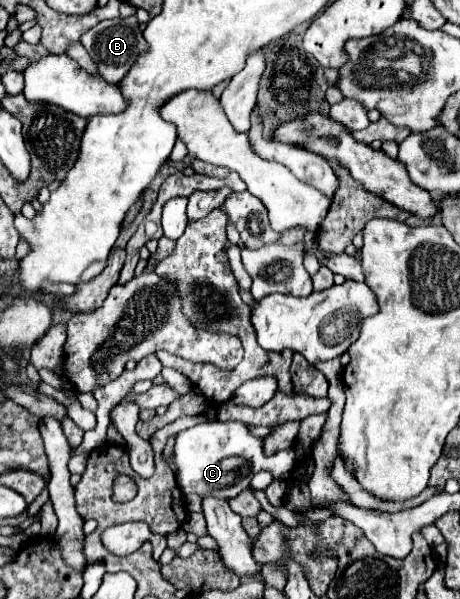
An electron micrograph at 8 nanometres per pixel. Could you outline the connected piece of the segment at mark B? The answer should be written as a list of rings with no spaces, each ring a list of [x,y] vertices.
[[[136,16],[130,18],[114,18],[114,20],[104,20],[100,22],[96,28],[90,28],[80,42],[84,44],[84,48],[88,50],[88,54],[92,56],[92,60],[96,62],[100,76],[106,82],[120,82],[124,78],[124,74],[130,70],[130,66],[134,64],[134,60],[138,58],[138,54],[146,48],[146,40],[142,36],[142,30],[138,28],[138,20]]]

